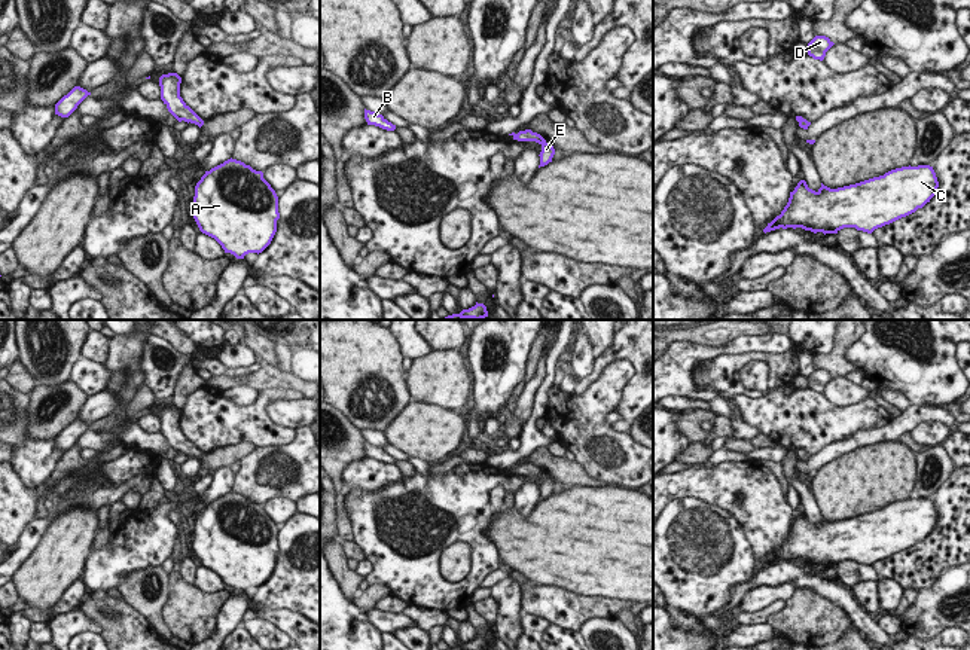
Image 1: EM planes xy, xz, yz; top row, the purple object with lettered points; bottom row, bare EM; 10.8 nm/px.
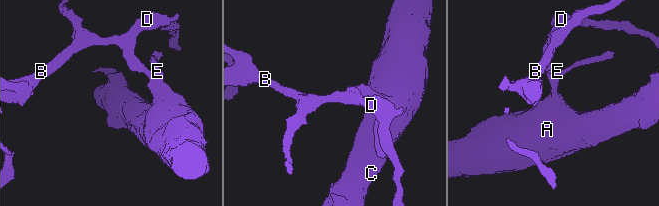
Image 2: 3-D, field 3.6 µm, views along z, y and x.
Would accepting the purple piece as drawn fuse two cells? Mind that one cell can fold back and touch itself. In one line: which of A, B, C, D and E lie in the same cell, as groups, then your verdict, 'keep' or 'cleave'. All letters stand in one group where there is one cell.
A B C D E | keep

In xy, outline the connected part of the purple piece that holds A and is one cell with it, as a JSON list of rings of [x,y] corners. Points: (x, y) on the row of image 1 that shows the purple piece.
[[[231,158],[196,183],[192,216],[225,253],[244,259],[271,244],[280,219],[278,196],[262,171]]]

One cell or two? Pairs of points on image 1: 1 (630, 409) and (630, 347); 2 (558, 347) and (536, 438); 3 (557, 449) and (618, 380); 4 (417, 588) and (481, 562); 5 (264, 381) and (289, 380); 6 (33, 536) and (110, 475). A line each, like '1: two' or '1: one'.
1: one
2: one
3: two
4: one
5: one
6: two

